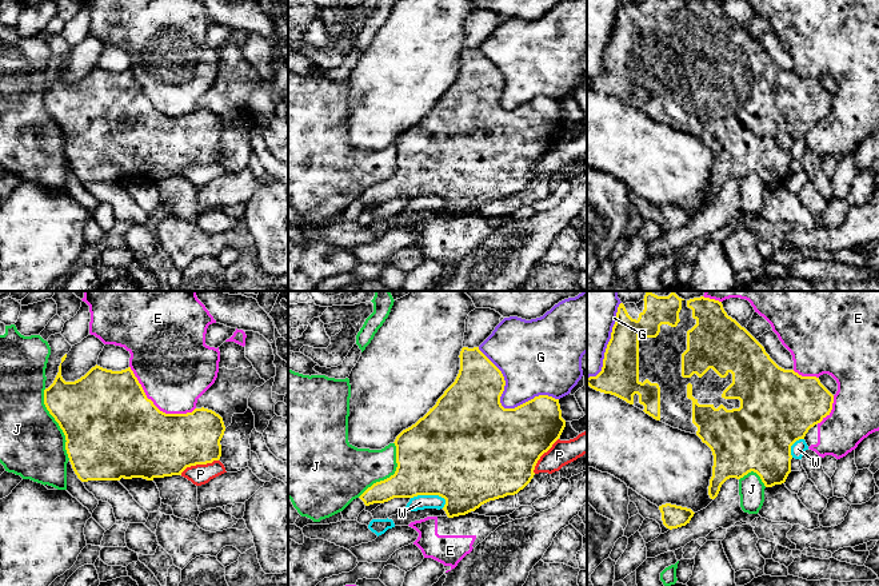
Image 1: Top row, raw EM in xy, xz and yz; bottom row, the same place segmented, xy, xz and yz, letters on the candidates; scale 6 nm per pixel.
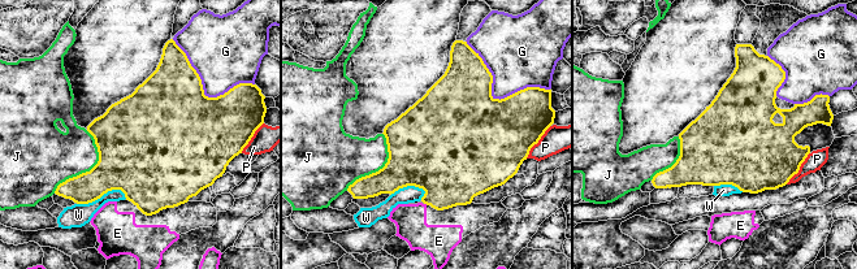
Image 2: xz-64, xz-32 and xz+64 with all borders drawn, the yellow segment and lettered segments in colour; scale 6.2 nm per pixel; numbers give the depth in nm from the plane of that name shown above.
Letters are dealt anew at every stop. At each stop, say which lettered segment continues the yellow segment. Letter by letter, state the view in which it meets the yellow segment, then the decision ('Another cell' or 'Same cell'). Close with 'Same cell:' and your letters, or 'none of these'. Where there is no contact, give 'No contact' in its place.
E: Touches yellow in xy. Another cell
G: Touches yellow in xz. Another cell
J: Touches yellow in xy. Another cell
P: Touches yellow in xy. Another cell
W: Touches yellow in xz. Another cell
Same cell: none of these

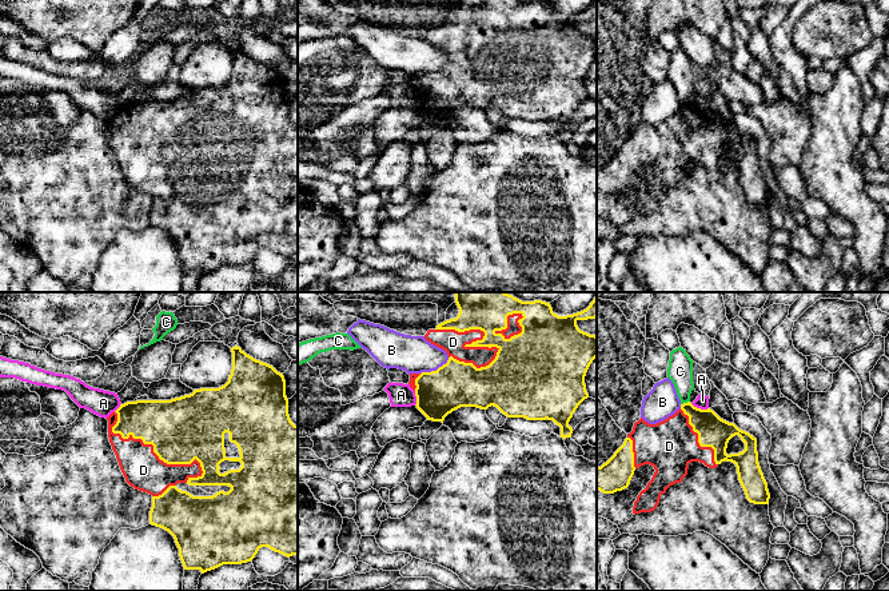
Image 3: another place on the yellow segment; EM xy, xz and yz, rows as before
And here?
A: Touches yellow in yz. Another cell
B: Touches yellow in xz. Another cell
C: Touches yellow in yz. Another cell
D: Touches yellow in xz. Same cell
Same cell: D

